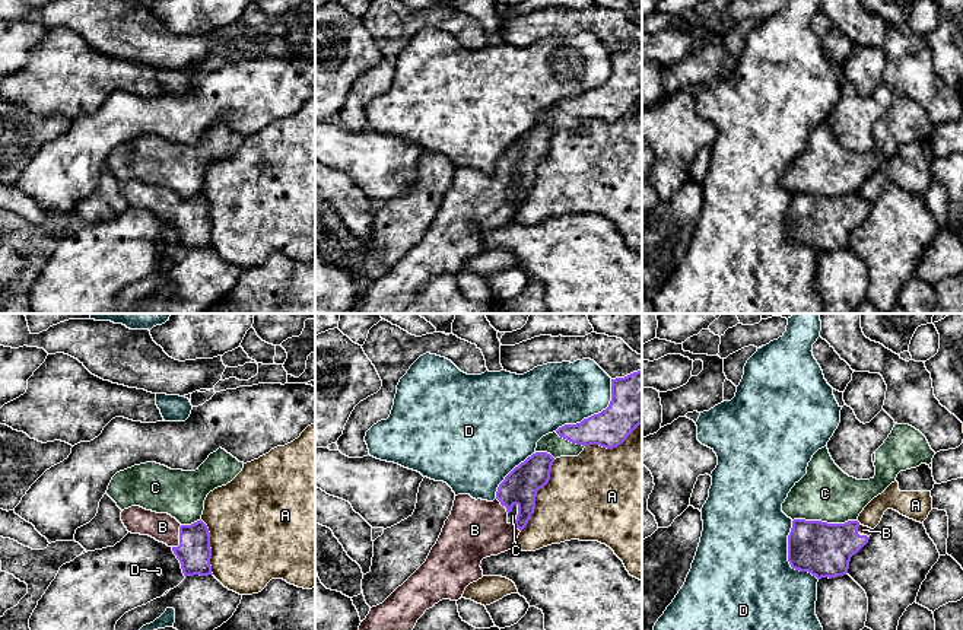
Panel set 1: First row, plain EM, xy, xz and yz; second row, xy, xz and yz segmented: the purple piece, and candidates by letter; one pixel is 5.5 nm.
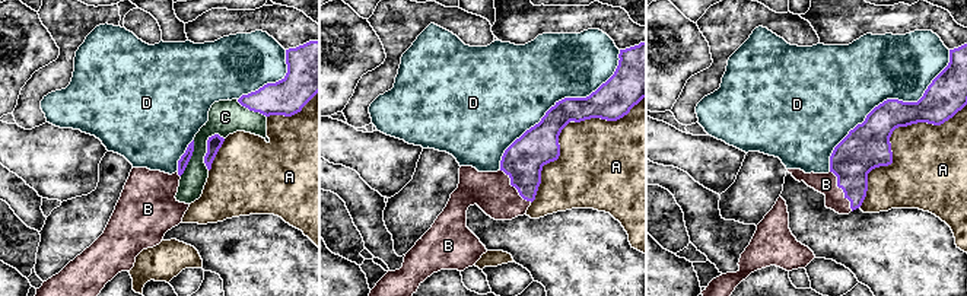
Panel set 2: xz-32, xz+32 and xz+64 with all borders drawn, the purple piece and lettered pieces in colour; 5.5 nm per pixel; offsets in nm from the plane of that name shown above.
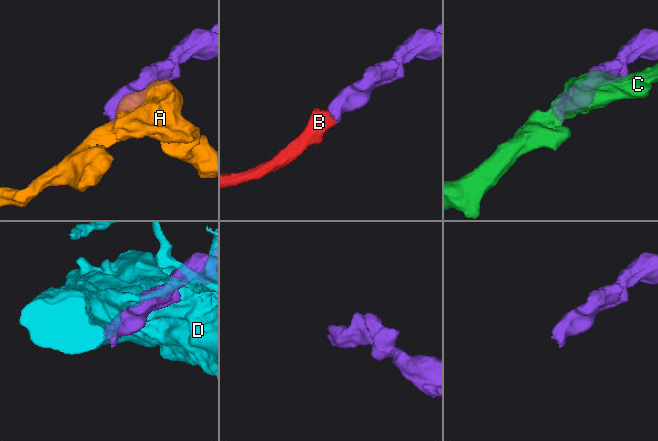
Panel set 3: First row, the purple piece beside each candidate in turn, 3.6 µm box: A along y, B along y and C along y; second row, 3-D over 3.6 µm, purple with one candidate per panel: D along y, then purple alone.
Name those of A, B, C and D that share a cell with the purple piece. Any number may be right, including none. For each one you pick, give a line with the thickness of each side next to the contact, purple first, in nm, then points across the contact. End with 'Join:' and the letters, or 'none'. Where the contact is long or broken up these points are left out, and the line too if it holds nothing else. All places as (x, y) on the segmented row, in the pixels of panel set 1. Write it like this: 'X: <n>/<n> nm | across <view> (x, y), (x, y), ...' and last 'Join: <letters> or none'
B: 190/160 nm | across xy (194, 553), (180, 538), (162, 527)
Join: B

